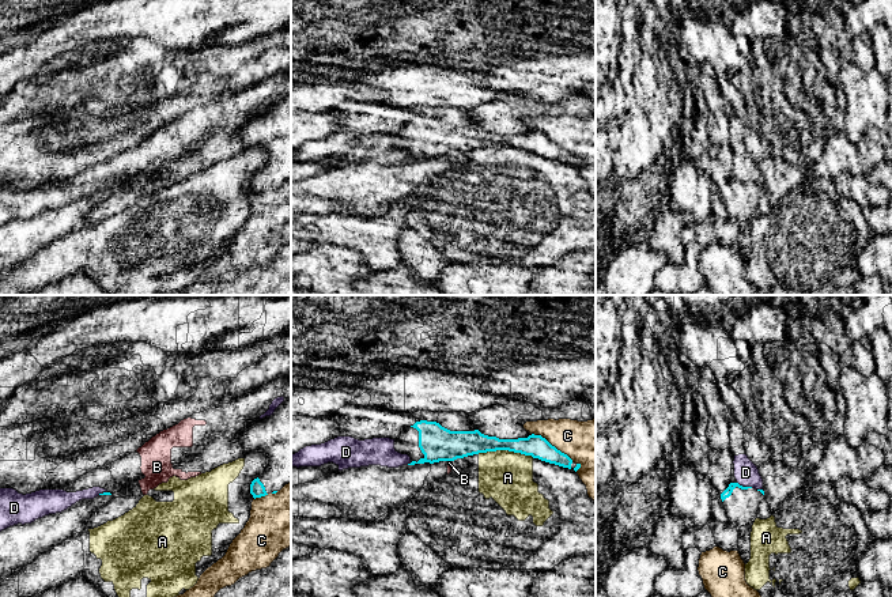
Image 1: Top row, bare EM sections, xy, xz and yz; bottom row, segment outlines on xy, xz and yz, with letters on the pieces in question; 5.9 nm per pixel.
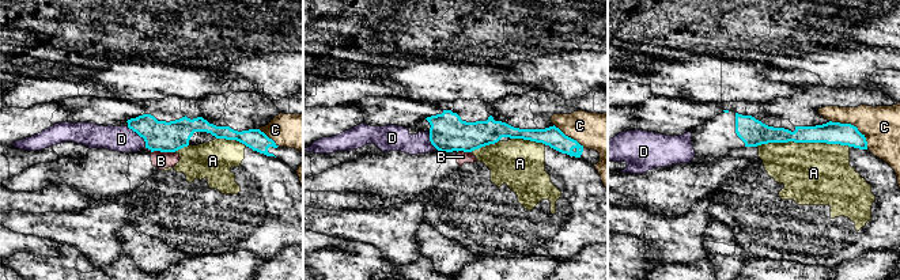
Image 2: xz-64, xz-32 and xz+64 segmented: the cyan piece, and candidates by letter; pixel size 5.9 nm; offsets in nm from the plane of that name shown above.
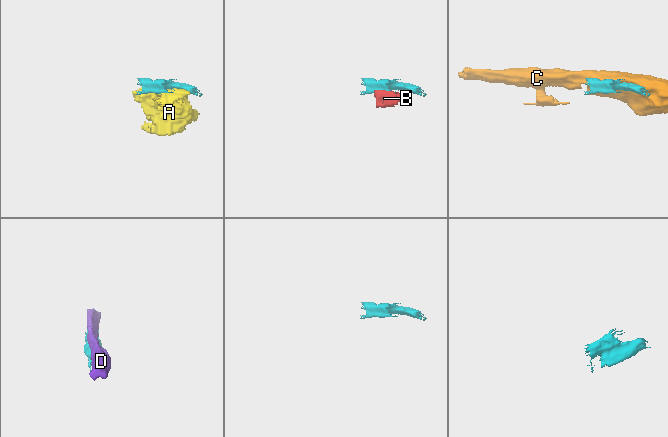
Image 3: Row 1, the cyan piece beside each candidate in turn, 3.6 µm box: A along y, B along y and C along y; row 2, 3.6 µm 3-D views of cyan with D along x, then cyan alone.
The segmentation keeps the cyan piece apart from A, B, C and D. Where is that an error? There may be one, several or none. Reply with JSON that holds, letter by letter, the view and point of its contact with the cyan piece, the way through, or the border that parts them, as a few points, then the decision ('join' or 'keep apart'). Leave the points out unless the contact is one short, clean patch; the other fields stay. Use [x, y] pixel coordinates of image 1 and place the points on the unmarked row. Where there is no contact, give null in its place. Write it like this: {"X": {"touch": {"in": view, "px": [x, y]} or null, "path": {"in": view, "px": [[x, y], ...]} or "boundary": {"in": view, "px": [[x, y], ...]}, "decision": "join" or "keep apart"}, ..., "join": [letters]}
{"A": {"touch": {"in": "xz", "px": [506, 144]}, "decision": "keep apart"}, "B": {"touch": {"in": "xz", "px": [450, 155]}, "decision": "keep apart"}, "C": {"touch": {"in": "xz", "px": [551, 140]}, "decision": "keep apart"}, "D": {"touch": {"in": "yz", "px": [745, 182]}, "decision": "keep apart"}, "join": []}

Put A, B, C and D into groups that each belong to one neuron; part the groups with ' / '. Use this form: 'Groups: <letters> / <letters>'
Groups: A / B / C / D

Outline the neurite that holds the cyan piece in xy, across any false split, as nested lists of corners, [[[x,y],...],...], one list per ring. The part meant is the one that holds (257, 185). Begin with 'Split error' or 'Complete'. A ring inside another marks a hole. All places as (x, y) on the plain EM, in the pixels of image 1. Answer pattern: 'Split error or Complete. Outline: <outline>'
Split error. Outline: [[[291,92],[275,105],[271,112],[265,112],[246,124],[239,131],[239,140],[246,148],[262,148],[267,152],[267,163],[261,171],[250,180],[253,193],[276,189],[286,180],[291,178]]]

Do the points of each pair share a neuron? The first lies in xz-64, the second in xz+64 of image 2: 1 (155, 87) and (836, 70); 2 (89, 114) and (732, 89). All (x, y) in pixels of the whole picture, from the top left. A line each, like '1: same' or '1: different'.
1: different
2: different

